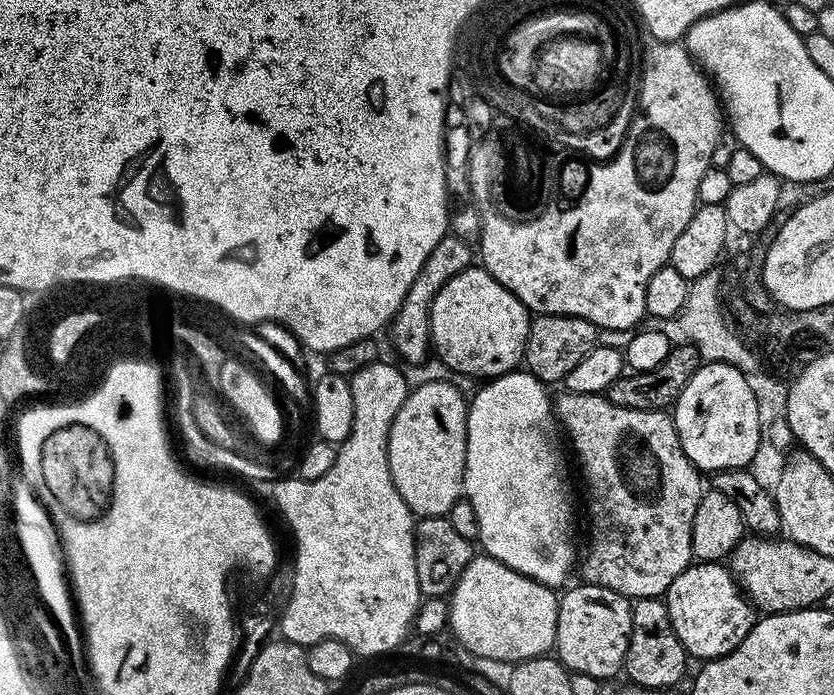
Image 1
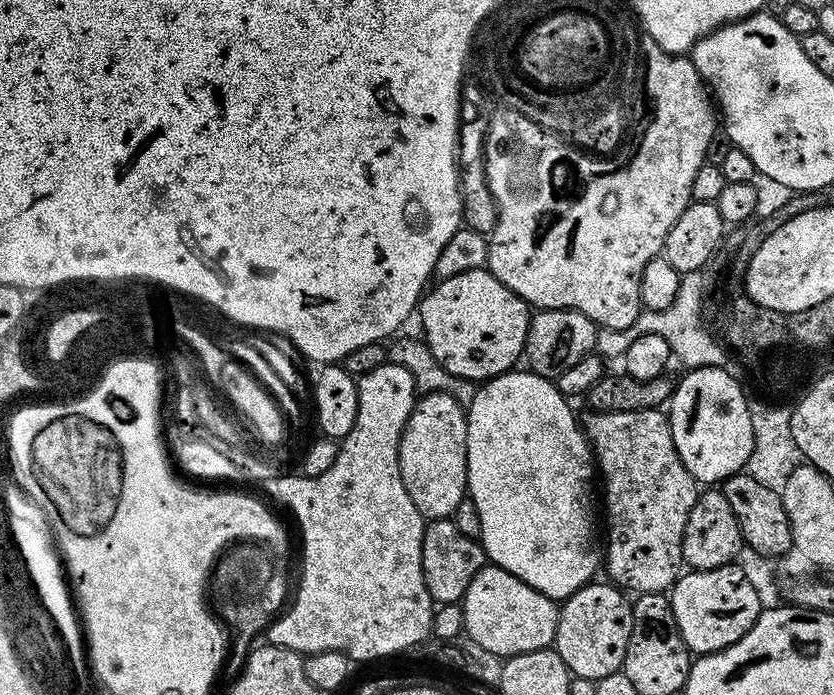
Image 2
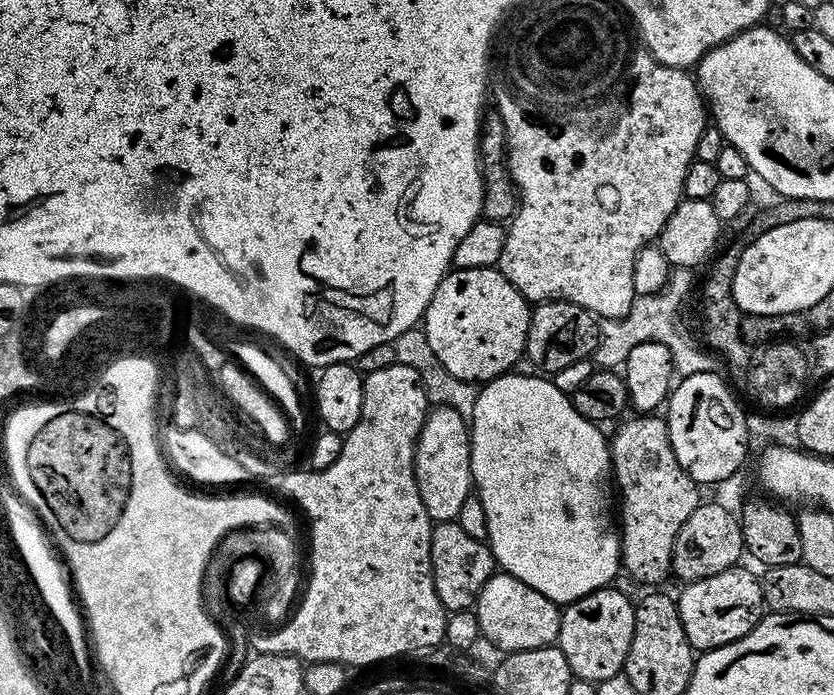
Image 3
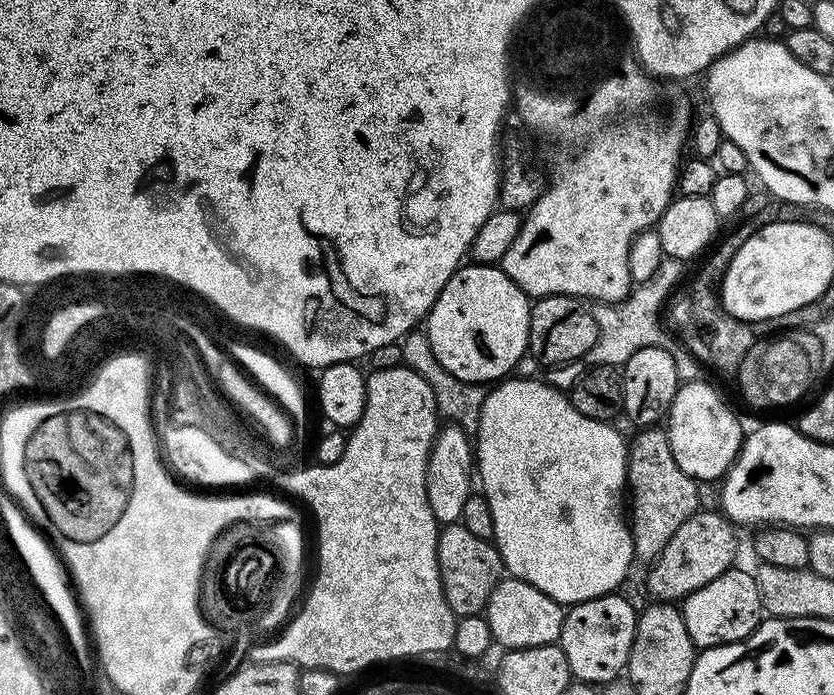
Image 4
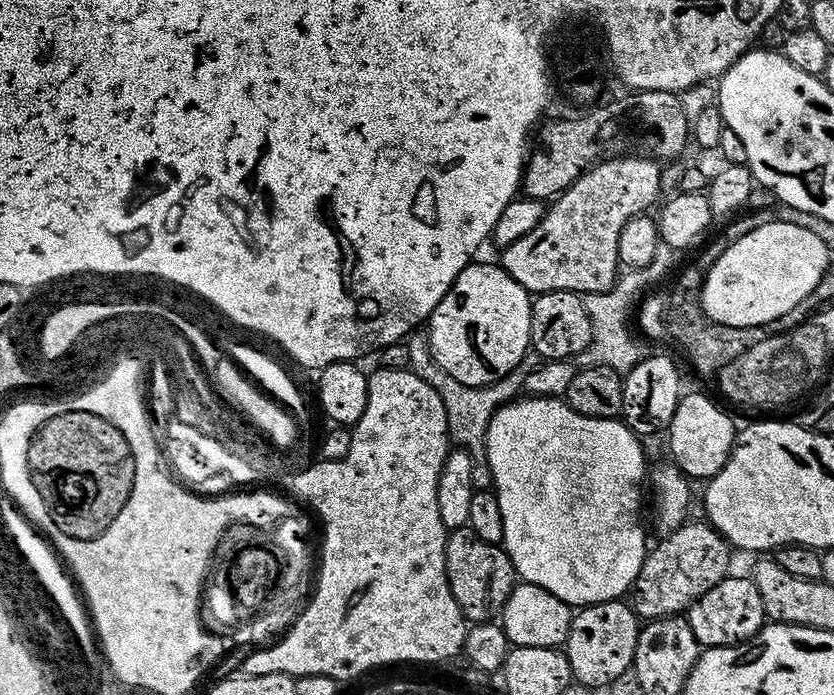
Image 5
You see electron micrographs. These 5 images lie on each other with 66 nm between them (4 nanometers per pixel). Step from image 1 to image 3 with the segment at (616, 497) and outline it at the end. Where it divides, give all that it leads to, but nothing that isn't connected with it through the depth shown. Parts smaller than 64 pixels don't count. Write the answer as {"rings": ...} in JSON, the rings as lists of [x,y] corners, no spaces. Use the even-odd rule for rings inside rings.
{"rings":[[[663,415],[636,416],[625,424],[615,425],[616,433],[610,436],[612,453],[611,479],[614,488],[620,491],[620,512],[618,508],[618,535],[620,538],[620,563],[623,571],[629,572],[636,580],[645,580],[648,586],[656,586],[672,572],[672,555],[676,549],[678,530],[682,530],[682,522],[694,514],[701,504],[701,489],[695,480],[682,470],[678,458],[674,458],[674,450],[670,446],[668,422]]]}

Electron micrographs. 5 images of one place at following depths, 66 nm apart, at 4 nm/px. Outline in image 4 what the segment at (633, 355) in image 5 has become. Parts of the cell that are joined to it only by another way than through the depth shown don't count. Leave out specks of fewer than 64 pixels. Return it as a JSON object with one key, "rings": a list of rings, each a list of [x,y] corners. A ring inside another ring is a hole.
{"rings":[[[665,256],[652,280],[635,285],[628,296],[619,300],[617,304],[600,304],[595,309],[598,338],[587,354],[587,359],[592,360],[593,365],[622,366],[628,361],[630,354],[642,350],[646,344],[661,343],[660,328],[656,325],[655,316],[659,312],[661,315],[666,301],[677,287],[676,279],[680,276],[680,268],[681,265],[675,258]]]}

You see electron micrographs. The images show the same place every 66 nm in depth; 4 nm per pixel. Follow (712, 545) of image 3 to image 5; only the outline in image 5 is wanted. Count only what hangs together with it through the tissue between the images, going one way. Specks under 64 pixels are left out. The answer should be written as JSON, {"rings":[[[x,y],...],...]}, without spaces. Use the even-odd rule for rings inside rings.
{"rings":[[[685,522],[679,528],[667,533],[653,548],[651,545],[650,551],[645,555],[640,573],[636,575],[636,580],[630,589],[630,597],[632,596],[630,607],[637,617],[650,621],[657,620],[660,616],[679,616],[687,613],[688,607],[698,598],[702,598],[706,590],[718,586],[718,582],[722,582],[725,576],[729,575],[728,563],[731,562],[734,552],[724,539],[724,535],[707,522],[692,523]]]}

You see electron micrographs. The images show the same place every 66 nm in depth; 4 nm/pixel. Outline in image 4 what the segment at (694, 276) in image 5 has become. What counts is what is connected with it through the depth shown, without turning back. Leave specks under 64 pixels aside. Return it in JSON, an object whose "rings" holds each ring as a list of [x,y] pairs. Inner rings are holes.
{"rings":[[[730,234],[725,235],[723,243],[716,250],[714,248],[711,251],[707,257],[708,262],[688,286],[685,289],[683,286],[679,287],[672,294],[666,310],[670,326],[676,330],[685,351],[691,353],[697,363],[728,372],[730,376],[735,375],[740,368],[742,358],[749,353],[758,339],[755,329],[747,321],[736,319],[725,311],[719,301],[717,290],[724,272],[743,243],[742,240],[734,240]]]}

